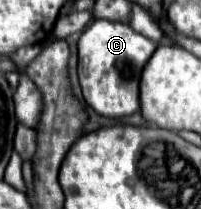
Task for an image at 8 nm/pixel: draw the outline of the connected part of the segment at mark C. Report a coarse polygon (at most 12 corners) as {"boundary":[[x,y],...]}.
{"boundary":[[91,21],[79,83],[103,117],[139,111],[141,71],[157,43]]}

